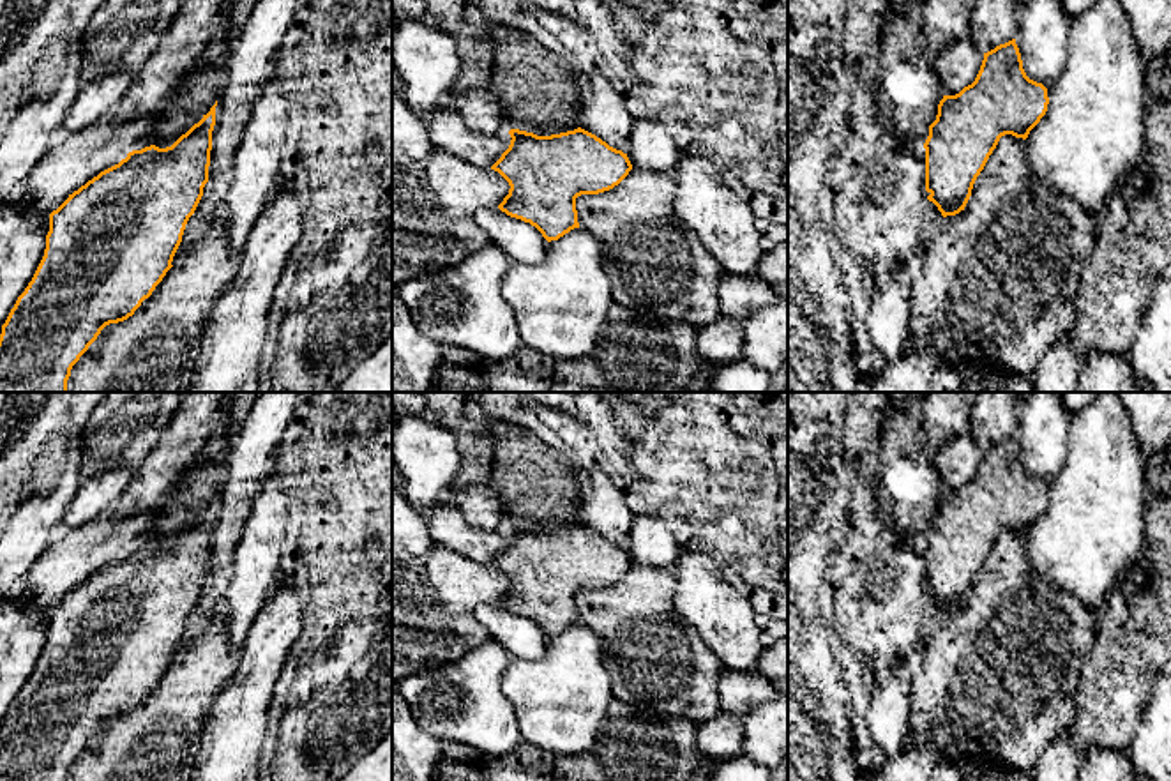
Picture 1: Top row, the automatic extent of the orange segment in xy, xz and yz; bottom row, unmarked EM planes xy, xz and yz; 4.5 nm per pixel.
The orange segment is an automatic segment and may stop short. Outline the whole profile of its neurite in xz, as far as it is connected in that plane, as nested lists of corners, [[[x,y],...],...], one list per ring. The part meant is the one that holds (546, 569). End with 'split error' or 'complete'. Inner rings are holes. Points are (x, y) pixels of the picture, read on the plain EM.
[[[581,523],[551,532],[509,530],[509,544],[491,562],[510,581],[498,604],[535,622],[548,638],[579,624],[578,592],[609,587],[632,565],[627,550]]] | complete

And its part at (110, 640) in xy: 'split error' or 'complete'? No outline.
complete

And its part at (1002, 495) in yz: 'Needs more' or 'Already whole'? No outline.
Already whole

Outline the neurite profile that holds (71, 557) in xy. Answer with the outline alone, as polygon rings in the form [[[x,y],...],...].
[[[171,491],[150,507],[118,518],[113,509],[57,535],[21,581],[32,594],[26,608],[49,613],[74,587],[118,560],[134,541],[154,530],[154,516],[168,507]]]

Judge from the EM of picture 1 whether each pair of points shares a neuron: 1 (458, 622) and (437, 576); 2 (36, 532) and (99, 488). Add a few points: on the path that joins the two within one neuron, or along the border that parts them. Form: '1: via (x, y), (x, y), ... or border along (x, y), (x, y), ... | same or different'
1: via (447, 612), (447, 603), (438, 594), (438, 587) | same
2: border along (83, 479), (53, 536) | different

